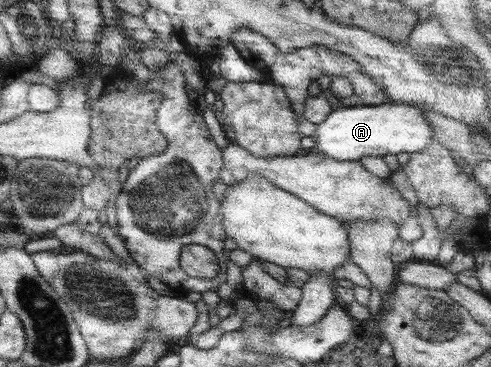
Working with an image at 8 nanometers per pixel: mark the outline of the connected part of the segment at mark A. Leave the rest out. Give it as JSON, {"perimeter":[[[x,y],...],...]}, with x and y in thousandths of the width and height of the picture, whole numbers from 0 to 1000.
{"perimeter":[[[821,281],[737,286],[674,302],[644,351],[642,401],[650,417],[692,439],[731,439],[739,425],[809,422],[817,414],[862,414],[884,384],[884,354],[864,305]]]}

